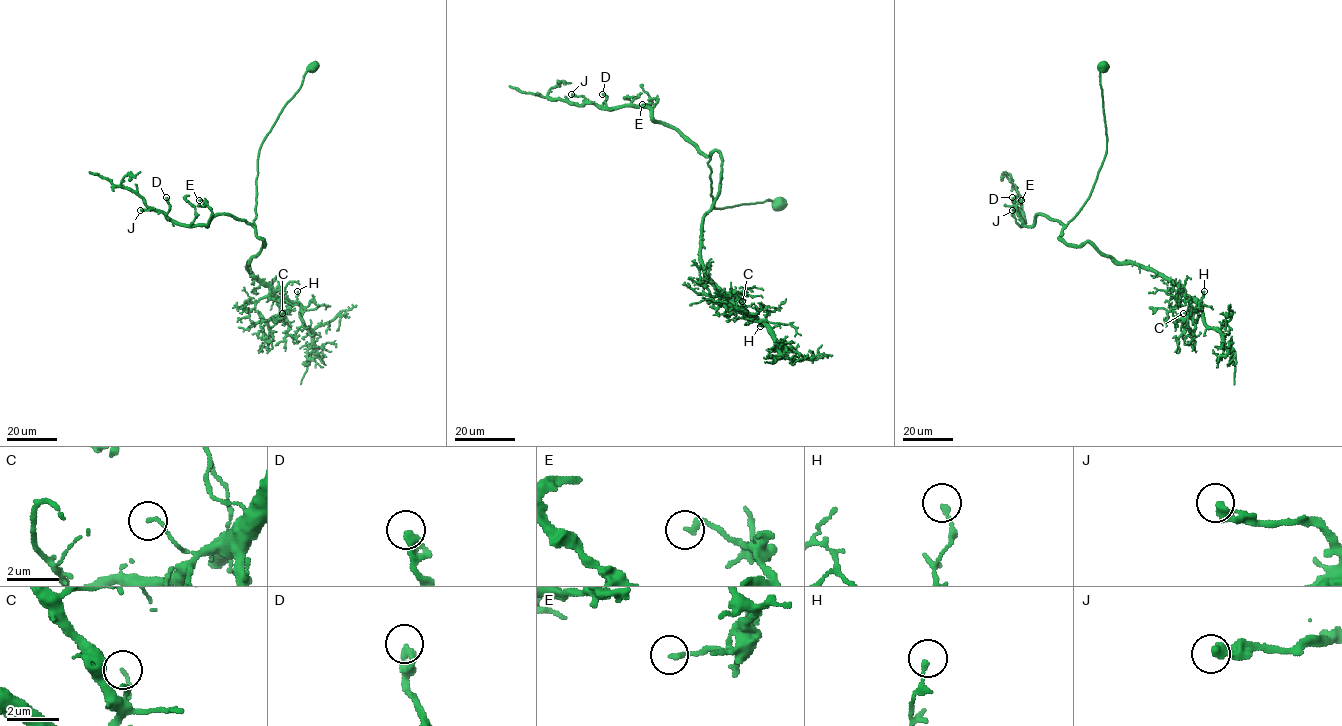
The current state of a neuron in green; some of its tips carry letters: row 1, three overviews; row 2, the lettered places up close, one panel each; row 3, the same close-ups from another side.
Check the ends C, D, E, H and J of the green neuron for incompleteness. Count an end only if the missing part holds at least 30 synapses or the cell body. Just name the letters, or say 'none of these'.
J

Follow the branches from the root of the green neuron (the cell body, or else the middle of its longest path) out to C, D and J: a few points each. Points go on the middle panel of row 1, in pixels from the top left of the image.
C: (778, 203), (715, 208), (710, 155), (721, 158), (720, 192), (703, 218), (700, 264), (751, 318), (742, 301)
D: (778, 203), (766, 200), (715, 208), (710, 158), (674, 128), (655, 121), (648, 108), (605, 107), (602, 94)
J: (778, 203), (766, 200), (715, 208), (710, 158), (677, 130), (655, 121), (648, 108), (602, 107), (571, 94)

